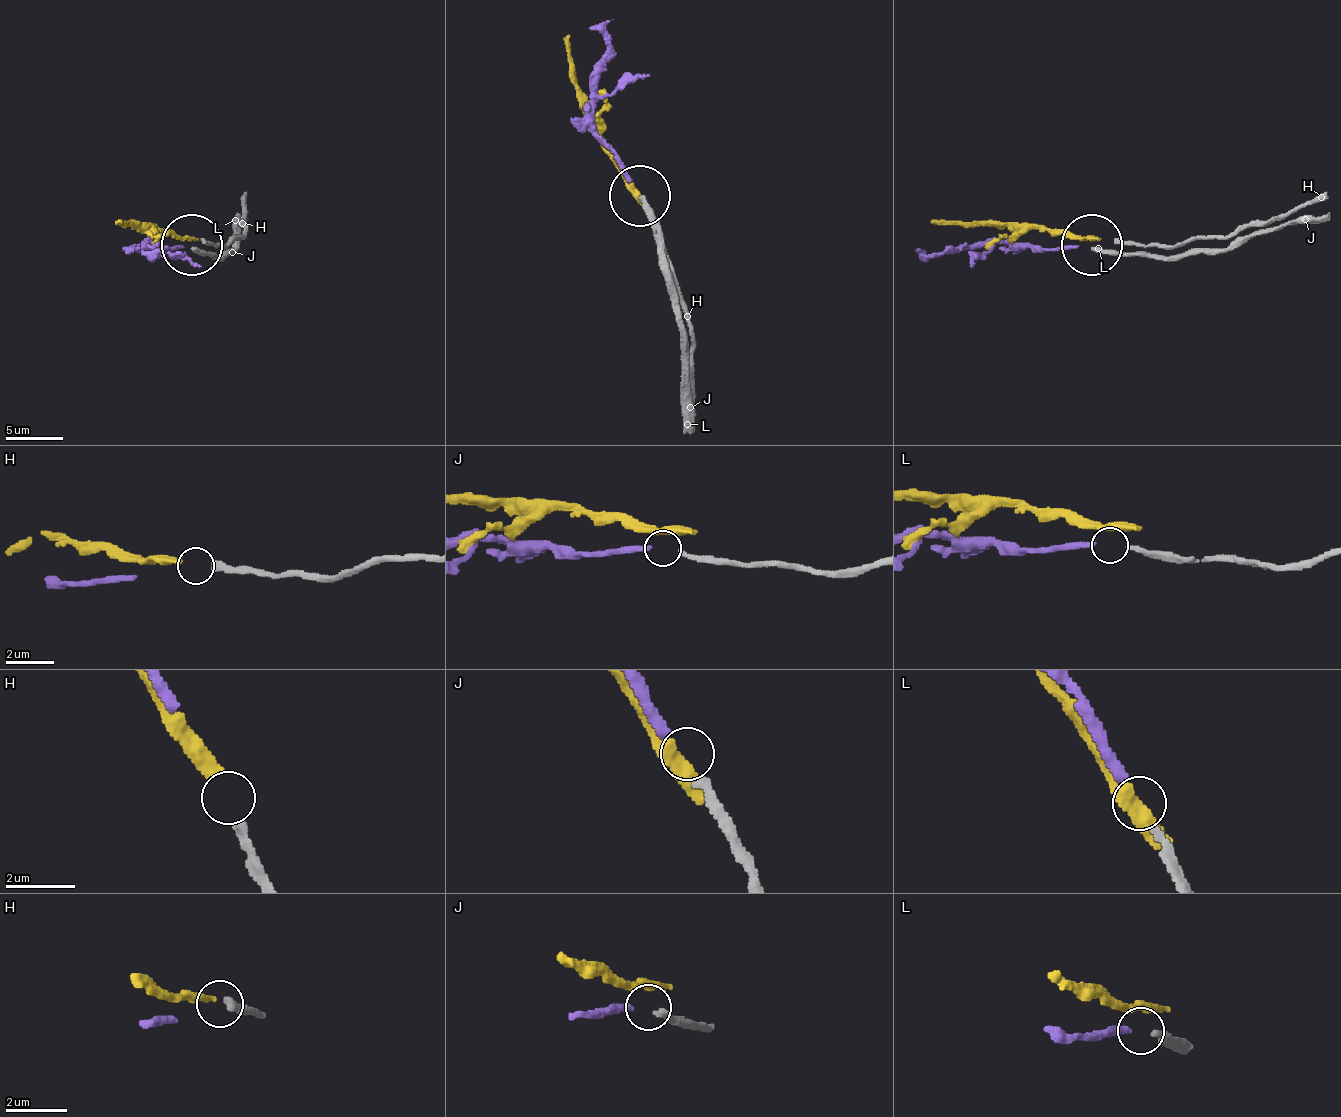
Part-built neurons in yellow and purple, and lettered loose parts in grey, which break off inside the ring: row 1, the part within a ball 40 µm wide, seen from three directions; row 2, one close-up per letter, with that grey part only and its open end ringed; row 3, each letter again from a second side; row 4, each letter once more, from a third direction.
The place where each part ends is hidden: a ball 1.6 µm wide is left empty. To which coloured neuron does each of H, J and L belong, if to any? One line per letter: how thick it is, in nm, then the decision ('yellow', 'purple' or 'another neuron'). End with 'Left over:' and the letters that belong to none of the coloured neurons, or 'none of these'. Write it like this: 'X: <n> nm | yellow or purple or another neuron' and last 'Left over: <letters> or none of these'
H: 300 nm | yellow
J: 240 nm | purple
L: 200 nm | another neuron
Left over: L

